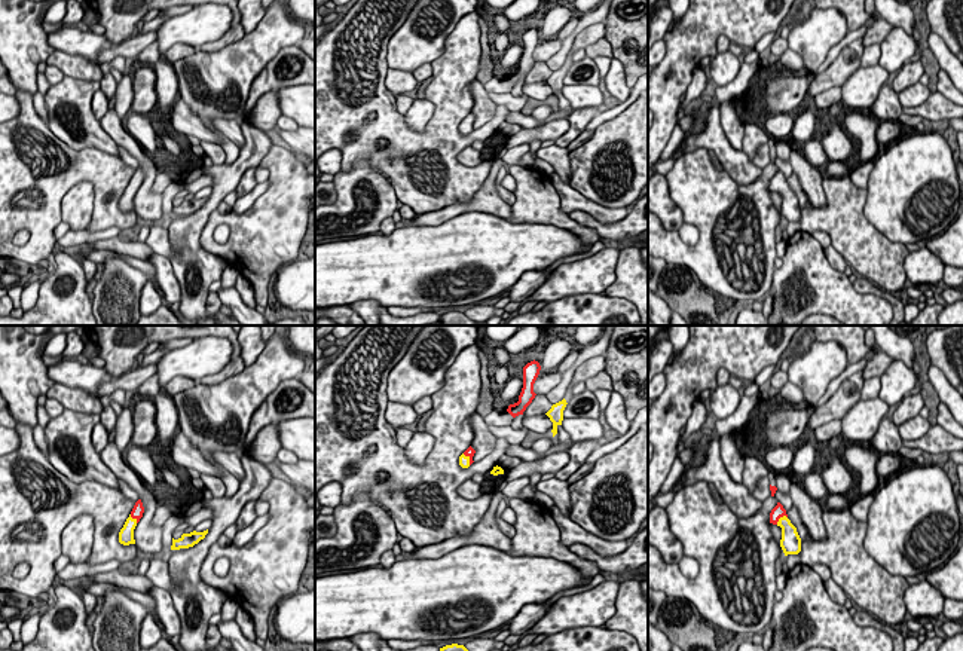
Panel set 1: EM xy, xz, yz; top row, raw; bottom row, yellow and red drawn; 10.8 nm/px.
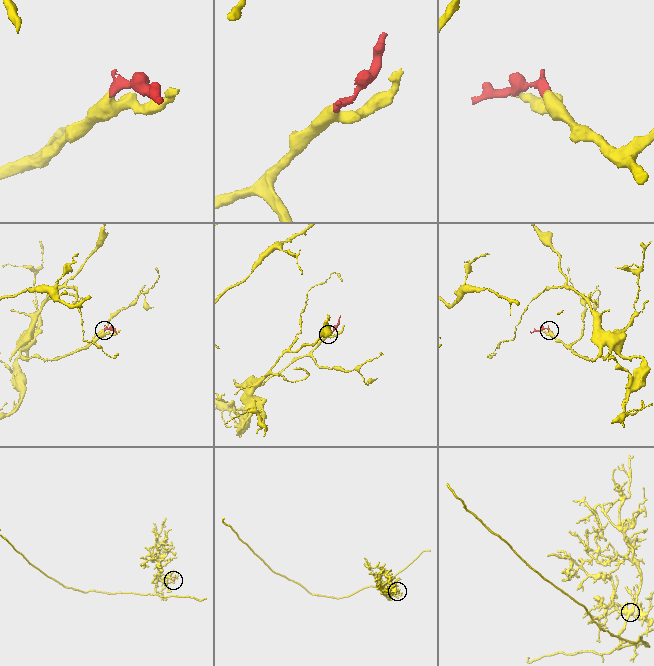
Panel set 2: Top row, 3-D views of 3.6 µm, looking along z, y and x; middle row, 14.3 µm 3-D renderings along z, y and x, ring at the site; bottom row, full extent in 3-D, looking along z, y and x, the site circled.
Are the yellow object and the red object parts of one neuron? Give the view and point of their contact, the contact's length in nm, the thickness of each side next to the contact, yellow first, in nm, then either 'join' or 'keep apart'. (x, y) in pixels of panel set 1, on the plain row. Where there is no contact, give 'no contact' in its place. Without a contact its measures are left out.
contact yz (780, 185); length 150 nm; calibres 190 and 140 nm; join

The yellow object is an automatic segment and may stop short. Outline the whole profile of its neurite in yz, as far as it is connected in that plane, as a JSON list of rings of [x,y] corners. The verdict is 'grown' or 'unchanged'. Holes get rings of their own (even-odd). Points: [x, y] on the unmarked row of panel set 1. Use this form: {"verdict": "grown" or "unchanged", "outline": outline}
{"verdict": "grown", "outline": [[[777,169],[777,172],[771,177],[770,190],[782,195],[780,214],[785,223],[798,221],[801,218],[801,205],[780,169]]]}

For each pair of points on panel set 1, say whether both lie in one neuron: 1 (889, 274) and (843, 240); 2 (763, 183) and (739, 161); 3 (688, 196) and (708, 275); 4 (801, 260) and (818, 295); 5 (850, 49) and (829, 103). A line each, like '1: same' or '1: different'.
1: same
2: different
3: same
4: same
5: different

